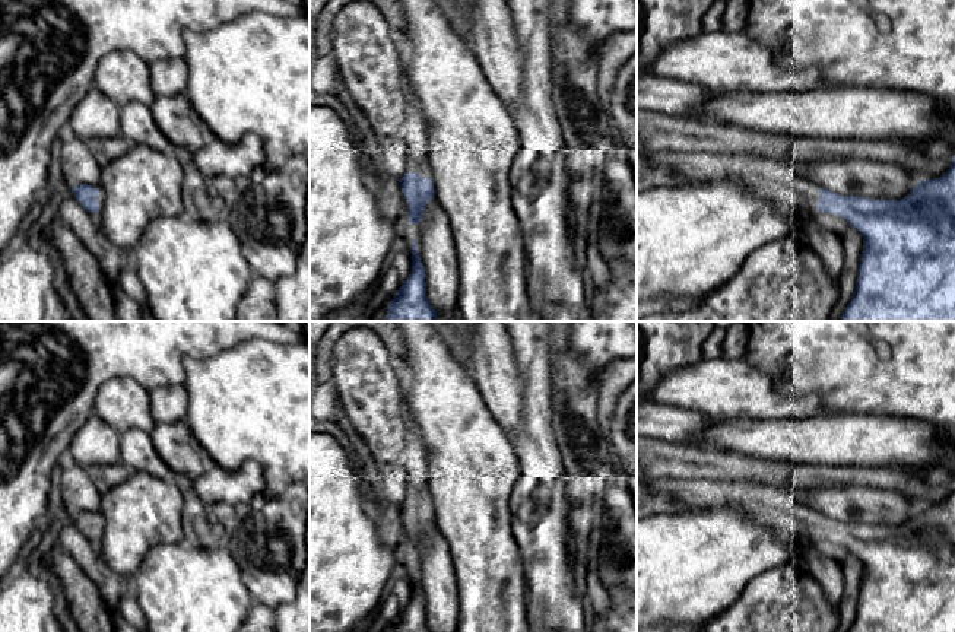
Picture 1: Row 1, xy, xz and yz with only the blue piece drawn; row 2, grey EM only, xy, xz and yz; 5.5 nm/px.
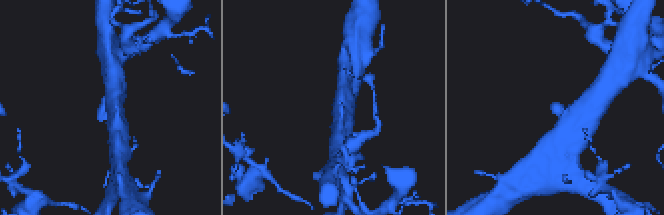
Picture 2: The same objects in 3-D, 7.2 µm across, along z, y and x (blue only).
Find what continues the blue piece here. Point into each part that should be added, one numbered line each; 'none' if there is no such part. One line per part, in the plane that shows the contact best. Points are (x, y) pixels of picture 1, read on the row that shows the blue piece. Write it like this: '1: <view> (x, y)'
1: xz (413, 135)

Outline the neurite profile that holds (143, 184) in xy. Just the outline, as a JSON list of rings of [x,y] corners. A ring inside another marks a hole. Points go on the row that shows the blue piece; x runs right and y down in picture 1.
[[[131,144],[120,158],[101,168],[101,190],[104,194],[99,206],[101,231],[117,247],[131,251],[146,226],[156,217],[181,216],[183,171],[172,152],[155,150],[145,144]]]

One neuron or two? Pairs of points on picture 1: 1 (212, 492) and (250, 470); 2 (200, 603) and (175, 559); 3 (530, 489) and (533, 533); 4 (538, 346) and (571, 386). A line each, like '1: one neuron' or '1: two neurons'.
1: one neuron
2: one neuron
3: one neuron
4: two neurons

